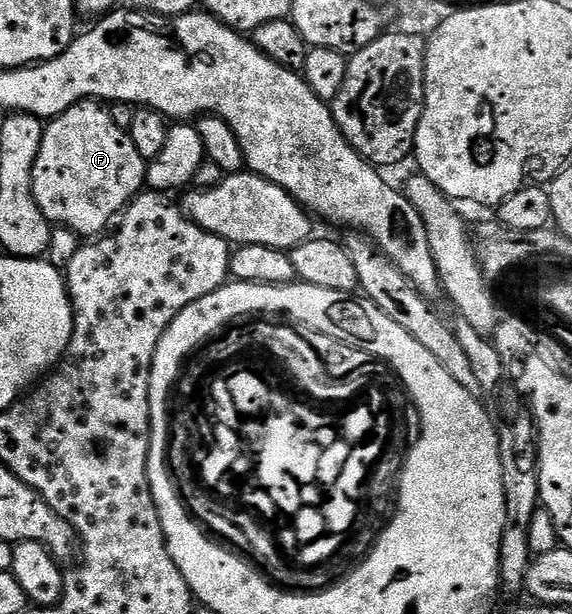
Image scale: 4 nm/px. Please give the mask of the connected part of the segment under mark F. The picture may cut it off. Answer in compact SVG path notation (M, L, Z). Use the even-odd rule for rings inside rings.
M99 102L74 104L54 117L44 127L40 153L32 168L32 194L45 218L83 236L79 238L106 233L107 223L144 191L147 178L148 161L137 154L126 127L102 107L106 108Z

